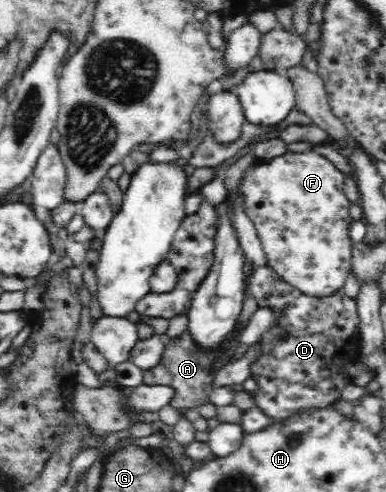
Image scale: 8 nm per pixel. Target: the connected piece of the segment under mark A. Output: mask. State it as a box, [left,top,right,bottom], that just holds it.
[144,333,225,413]

